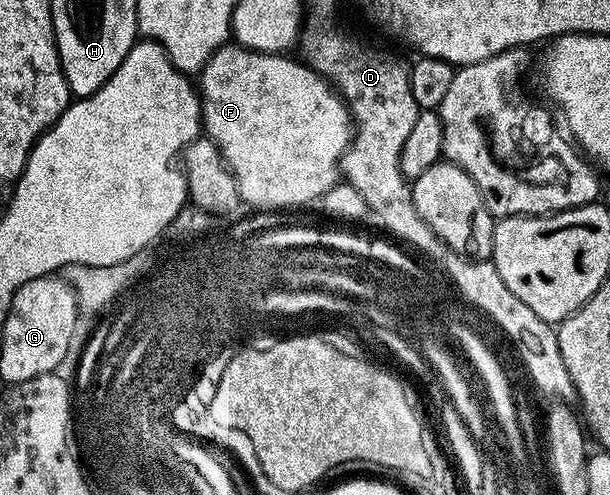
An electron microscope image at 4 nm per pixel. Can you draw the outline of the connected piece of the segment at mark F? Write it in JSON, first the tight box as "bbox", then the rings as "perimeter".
{"bbox":[197,42,353,208],"perimeter":[[[228,42],[222,48],[217,49],[205,62],[202,72],[197,76],[197,91],[201,101],[201,128],[206,139],[212,140],[223,155],[231,173],[239,184],[239,198],[244,205],[252,204],[255,208],[295,208],[298,204],[307,204],[310,200],[318,201],[341,176],[341,161],[343,151],[351,147],[353,139],[353,121],[351,113],[343,97],[327,83],[324,76],[318,76],[312,68],[298,59],[290,60],[290,55],[276,54],[273,52],[250,52],[248,48],[242,48],[238,42]]]}

